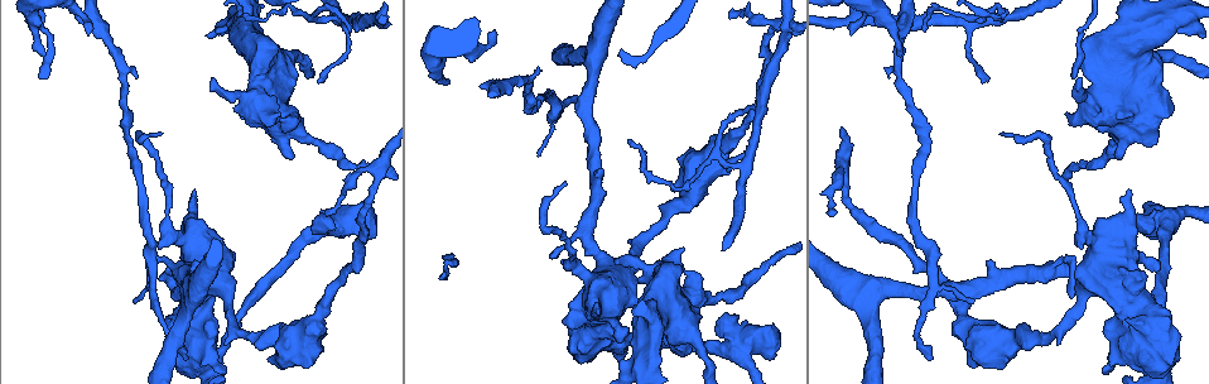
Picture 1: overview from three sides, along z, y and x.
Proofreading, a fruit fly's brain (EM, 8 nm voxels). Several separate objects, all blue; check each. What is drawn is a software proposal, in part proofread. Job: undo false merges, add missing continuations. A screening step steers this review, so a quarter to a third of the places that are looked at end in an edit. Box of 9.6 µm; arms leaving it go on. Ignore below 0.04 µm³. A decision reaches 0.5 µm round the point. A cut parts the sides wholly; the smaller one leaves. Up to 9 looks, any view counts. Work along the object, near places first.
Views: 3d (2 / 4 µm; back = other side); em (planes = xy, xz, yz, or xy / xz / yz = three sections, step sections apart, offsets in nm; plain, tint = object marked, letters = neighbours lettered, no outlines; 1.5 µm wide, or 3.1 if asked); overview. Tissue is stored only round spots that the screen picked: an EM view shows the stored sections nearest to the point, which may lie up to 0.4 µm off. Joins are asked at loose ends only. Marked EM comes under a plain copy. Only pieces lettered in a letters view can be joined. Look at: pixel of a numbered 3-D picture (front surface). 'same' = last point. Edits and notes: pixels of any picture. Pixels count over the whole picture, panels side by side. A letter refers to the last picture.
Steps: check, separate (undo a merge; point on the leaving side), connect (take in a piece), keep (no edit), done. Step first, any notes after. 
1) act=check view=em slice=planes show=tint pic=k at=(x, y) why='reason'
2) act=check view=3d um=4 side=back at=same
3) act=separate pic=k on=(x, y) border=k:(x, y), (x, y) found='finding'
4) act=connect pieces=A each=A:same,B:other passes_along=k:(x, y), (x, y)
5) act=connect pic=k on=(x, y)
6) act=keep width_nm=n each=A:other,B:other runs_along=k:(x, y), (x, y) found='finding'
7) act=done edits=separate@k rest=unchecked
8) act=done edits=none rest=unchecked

act=check view=em slice=planes show=letters pic=1 at=(673, 267) why='free end'

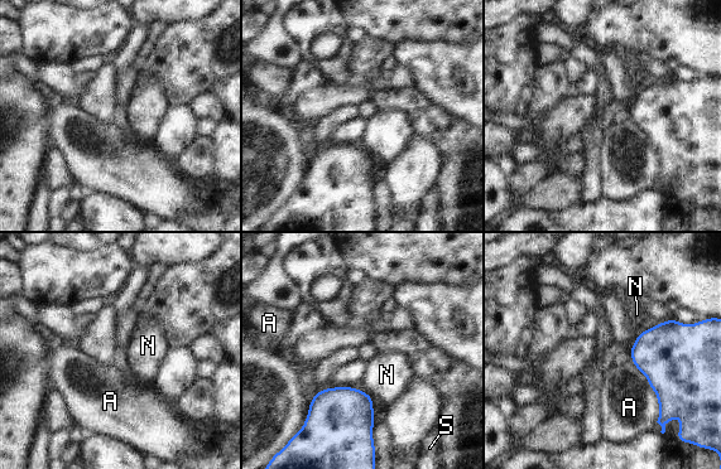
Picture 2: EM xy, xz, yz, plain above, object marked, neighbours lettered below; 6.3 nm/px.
act=keep each=A:other,N:other,S:other border=2:(643, 330), (629, 347) found='none of them fits'

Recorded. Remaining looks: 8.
act=check view=3d um=4 side=back pic=1 at=(744, 162) why='branch point'

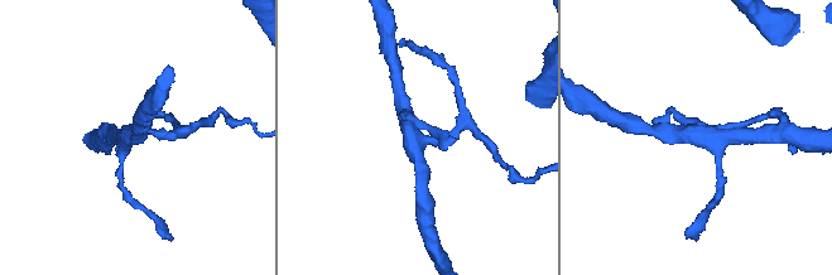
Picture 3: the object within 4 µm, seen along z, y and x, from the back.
act=check view=em slice=xz step=8 show=letters pic=3 at=(413, 141) why='need the tissue'

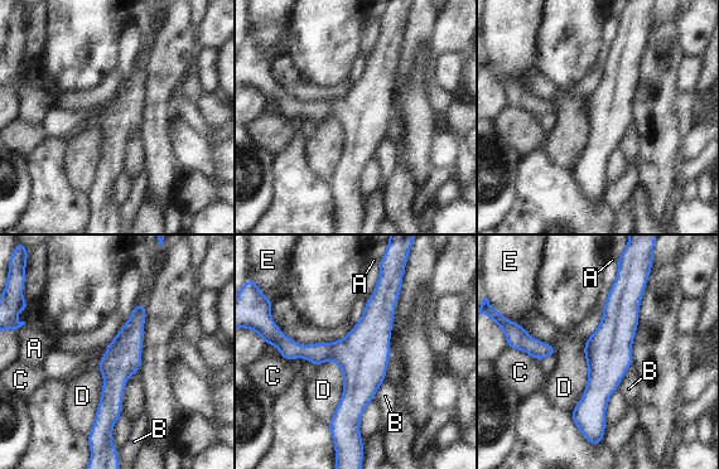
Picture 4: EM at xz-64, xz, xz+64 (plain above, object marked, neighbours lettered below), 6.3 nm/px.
act=keep each=A:other,B:other,C:other,D:other,E:other border=4:(334, 359), (343, 393), (327, 424) found='one neuron here'

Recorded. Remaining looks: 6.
act=check view=3d um=2 side=back pic=1 at=(329, 212) why='thin end'

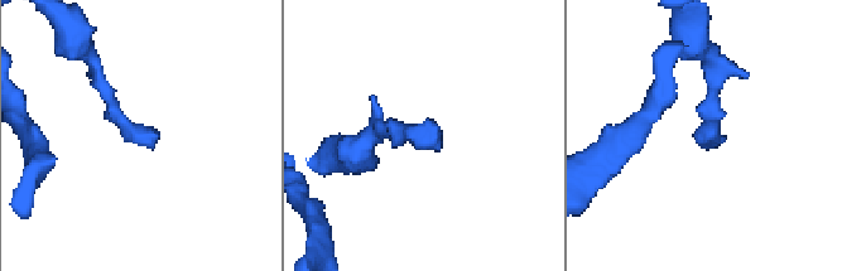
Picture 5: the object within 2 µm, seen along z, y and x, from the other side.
act=check view=em slice=planes show=letters pic=5 at=(150, 140)

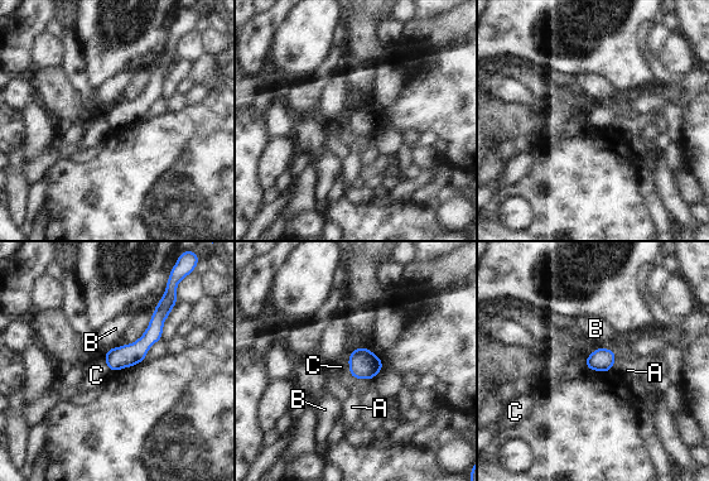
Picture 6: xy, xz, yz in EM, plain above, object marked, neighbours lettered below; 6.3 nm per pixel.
act=keep each=A:other,B:other,C:other runs_along=6:(162, 304), (154, 332), (112, 368) found='none of them fits'

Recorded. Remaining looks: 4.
act=check view=3d um=4 pic=1 at=(187, 356) why='thin end'

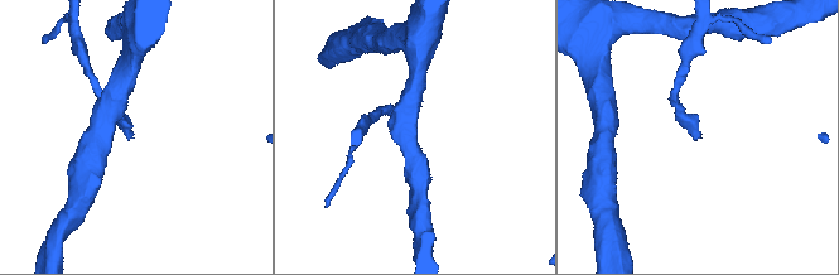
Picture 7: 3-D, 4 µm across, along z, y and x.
act=check view=em slice=planes show=letters pic=7 at=(698, 135) why='shape alone is not enough'

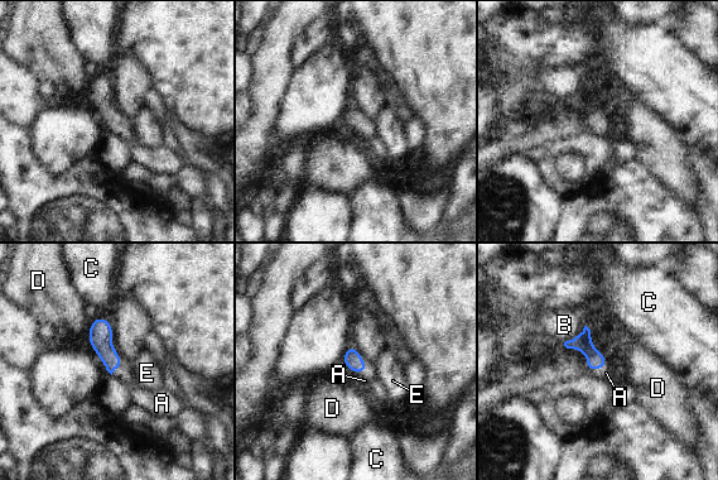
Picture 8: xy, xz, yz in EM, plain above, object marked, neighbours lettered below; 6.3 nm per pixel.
act=connect pieces=A each=A:same,B:other,C:other,D:other,E:other passes_along=8:(582, 342), (598, 368), (606, 373) found='it goes on there'

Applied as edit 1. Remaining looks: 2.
act=done edits=connect@8 rest=unchecked

